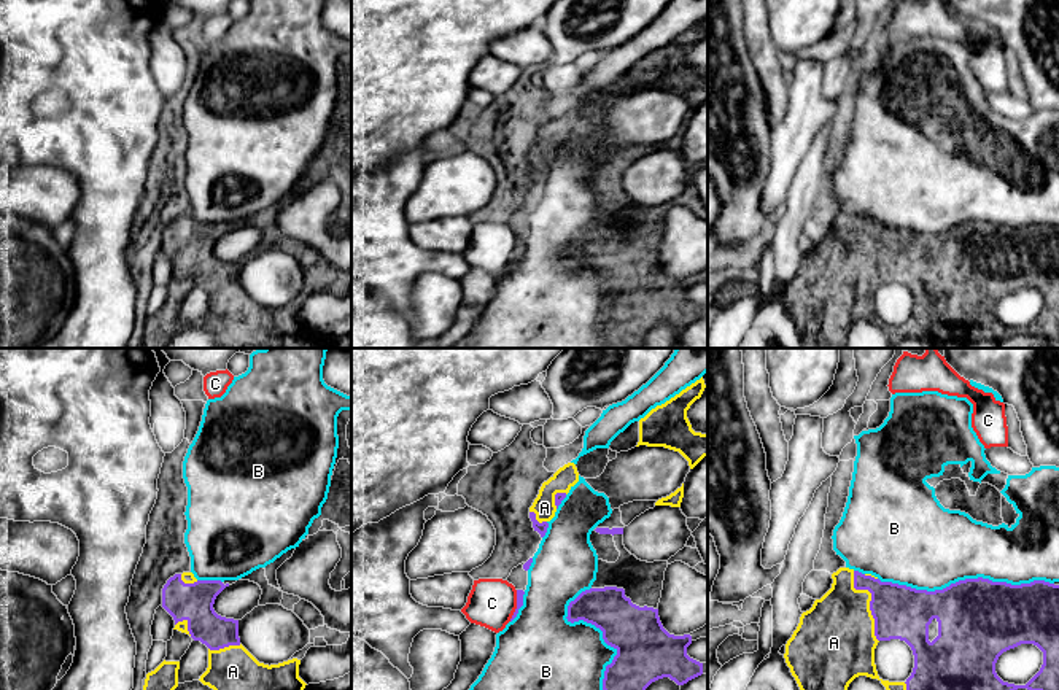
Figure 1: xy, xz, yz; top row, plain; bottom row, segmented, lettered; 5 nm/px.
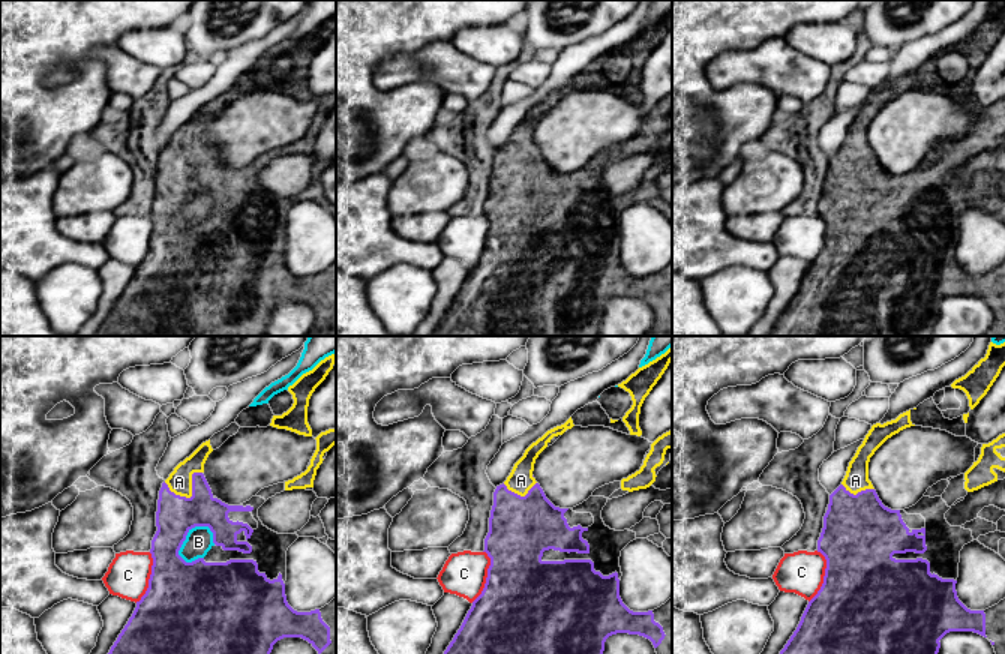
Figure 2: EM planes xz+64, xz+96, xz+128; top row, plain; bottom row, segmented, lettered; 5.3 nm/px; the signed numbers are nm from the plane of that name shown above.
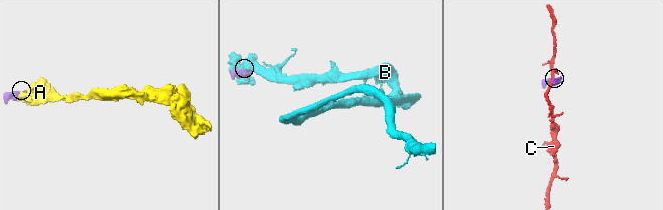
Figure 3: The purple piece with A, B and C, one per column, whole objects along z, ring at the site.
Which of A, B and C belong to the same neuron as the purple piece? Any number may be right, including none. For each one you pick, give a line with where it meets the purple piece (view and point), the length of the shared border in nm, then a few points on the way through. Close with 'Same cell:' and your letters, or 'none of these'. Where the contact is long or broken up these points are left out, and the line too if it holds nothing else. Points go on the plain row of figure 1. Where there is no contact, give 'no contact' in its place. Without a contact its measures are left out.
A: contact yz (870, 245); length 380 nm
Same cell: A

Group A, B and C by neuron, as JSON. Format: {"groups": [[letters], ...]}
{"groups": [["A"], ["B"], ["C"]]}

